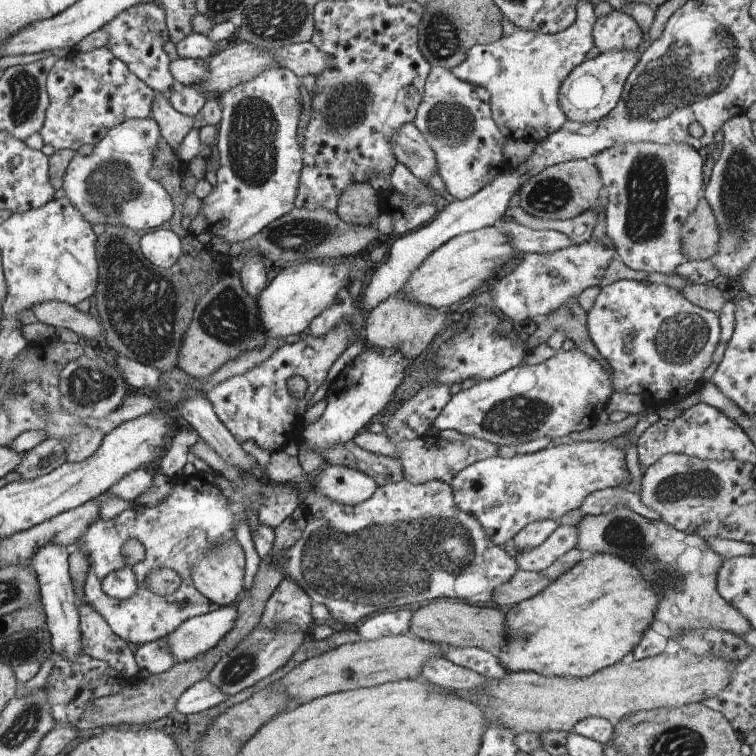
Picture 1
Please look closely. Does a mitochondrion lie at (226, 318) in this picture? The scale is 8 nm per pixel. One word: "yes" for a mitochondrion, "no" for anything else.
yes

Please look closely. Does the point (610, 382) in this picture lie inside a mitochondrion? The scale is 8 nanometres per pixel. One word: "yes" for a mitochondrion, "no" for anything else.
no

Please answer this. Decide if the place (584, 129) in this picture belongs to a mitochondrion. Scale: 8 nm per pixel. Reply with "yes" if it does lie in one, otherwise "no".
no

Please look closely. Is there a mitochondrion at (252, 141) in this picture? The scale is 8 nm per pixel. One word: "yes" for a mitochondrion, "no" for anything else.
yes

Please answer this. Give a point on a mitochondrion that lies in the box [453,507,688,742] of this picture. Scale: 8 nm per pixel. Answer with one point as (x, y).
(623, 533)

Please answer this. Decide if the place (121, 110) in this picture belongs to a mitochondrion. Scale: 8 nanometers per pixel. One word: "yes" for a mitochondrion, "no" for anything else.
no

